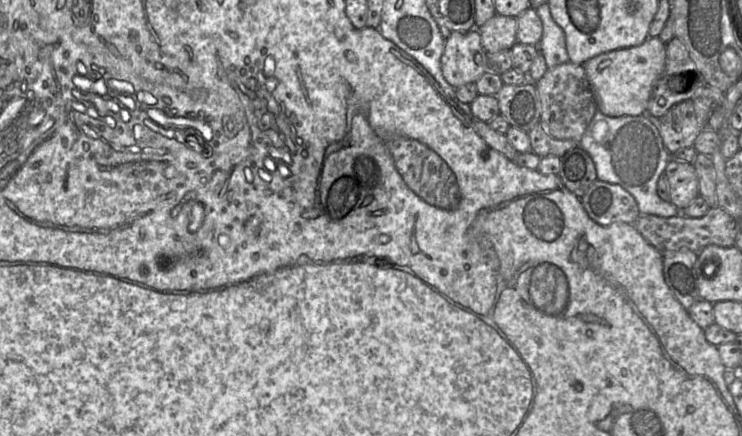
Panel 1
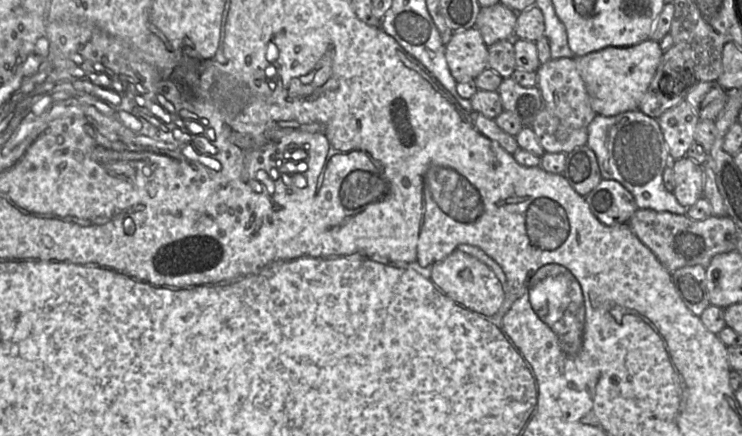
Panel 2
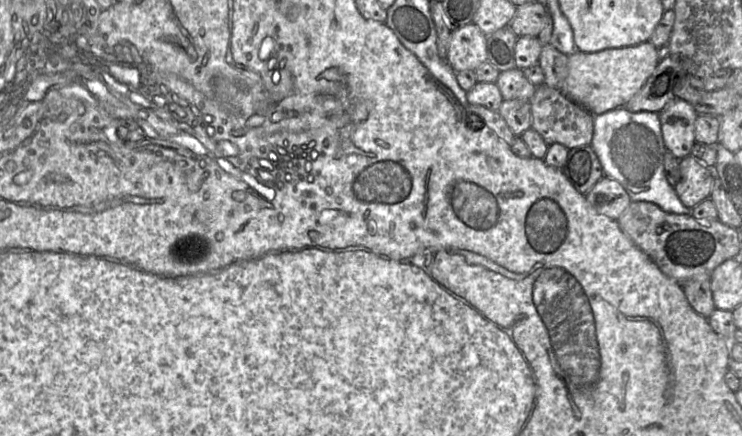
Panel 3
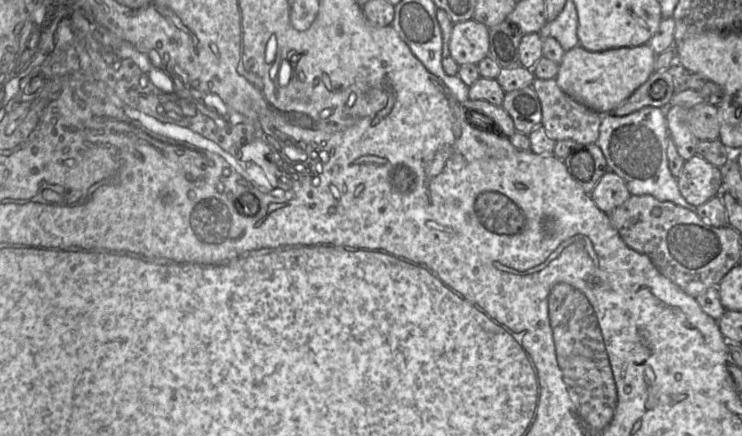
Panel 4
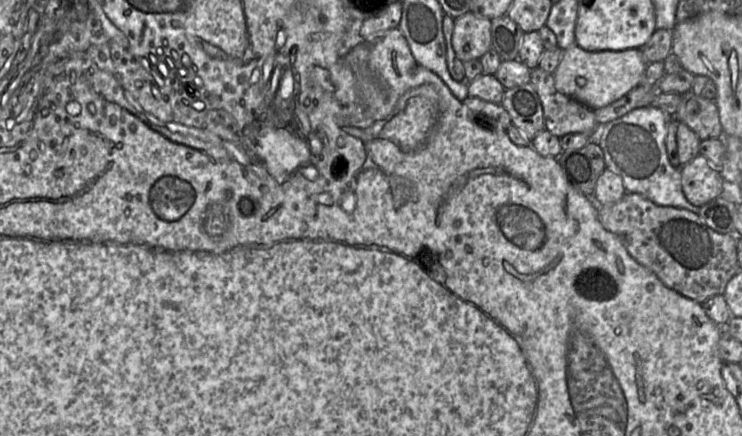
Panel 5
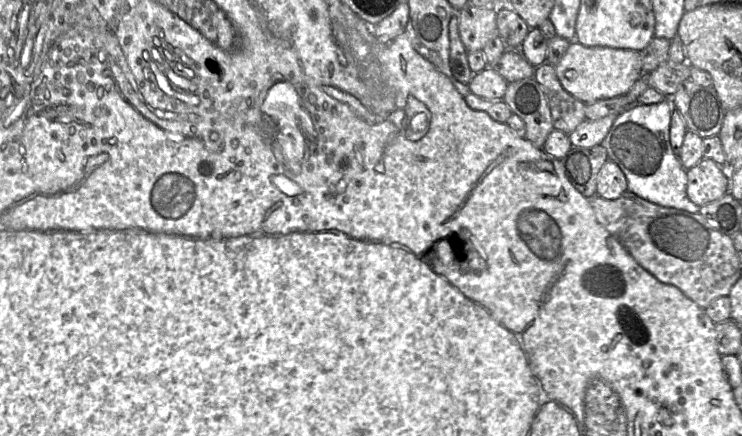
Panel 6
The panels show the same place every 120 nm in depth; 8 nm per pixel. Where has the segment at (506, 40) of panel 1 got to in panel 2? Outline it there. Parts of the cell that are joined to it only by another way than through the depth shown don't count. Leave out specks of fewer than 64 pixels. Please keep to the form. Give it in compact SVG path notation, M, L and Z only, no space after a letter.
M500 2L480 8L475 27L479 30L484 43L491 46L497 41L514 39L517 12Z

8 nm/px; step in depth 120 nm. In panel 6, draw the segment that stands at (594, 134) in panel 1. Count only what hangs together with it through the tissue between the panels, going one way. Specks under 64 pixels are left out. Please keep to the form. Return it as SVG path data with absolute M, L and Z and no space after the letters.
M671 98L655 104L634 104L618 115L601 144L607 151L608 159L615 162L625 174L627 191L664 207L696 213L700 206L694 204L687 196L687 169L683 167L679 157L674 153L669 139L673 111L674 105Z

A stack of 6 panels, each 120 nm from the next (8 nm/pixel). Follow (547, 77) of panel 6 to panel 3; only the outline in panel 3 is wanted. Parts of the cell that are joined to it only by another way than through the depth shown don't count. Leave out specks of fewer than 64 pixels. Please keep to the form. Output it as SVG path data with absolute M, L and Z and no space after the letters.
M541 84L530 99L532 112L531 128L536 130L548 144L559 143L572 149L590 145L594 133L594 116L579 104L567 98L559 89Z

